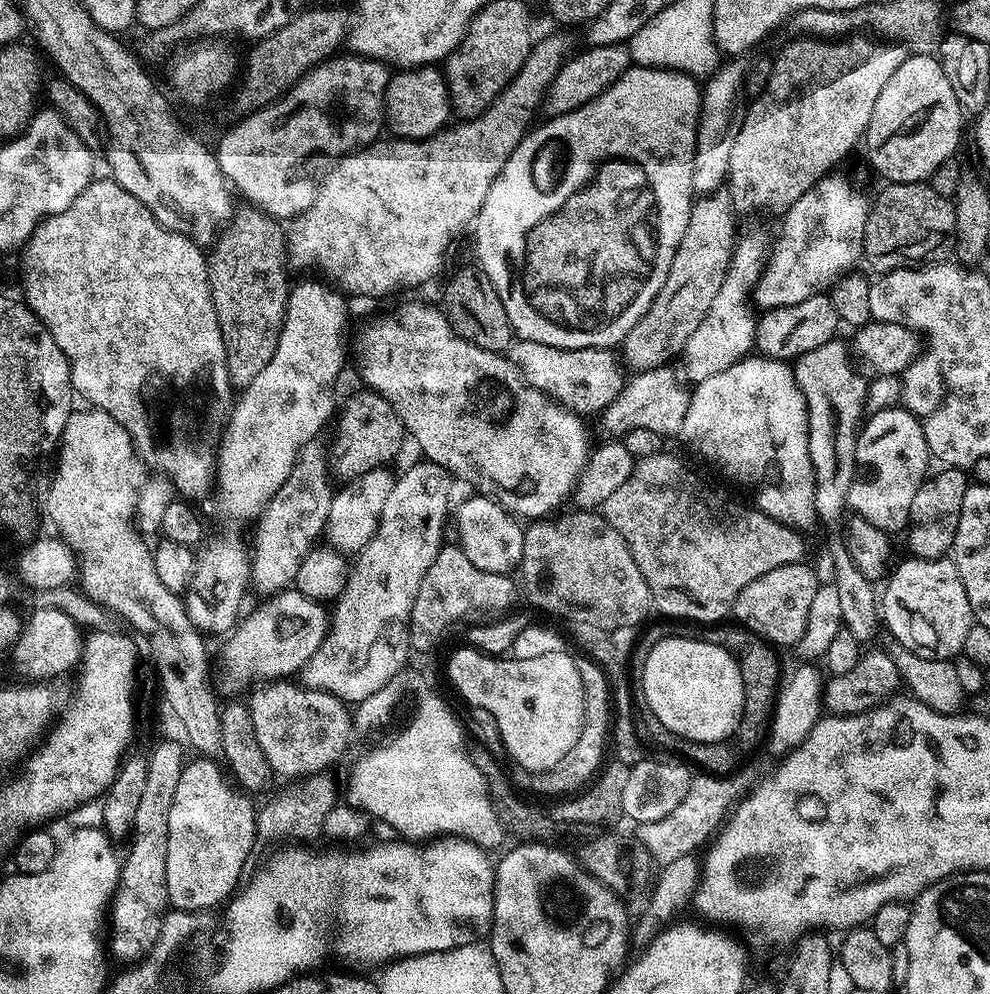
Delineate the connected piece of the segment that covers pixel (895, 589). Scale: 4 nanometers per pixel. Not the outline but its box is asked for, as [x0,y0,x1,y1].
[878,558,974,660]

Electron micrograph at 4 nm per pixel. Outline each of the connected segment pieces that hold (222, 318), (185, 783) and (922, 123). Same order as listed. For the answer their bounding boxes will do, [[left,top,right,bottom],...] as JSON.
[[207,206,290,390],[166,758,257,913],[862,52,965,184]]

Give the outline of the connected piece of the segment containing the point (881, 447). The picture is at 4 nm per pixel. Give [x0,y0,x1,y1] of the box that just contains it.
[848,406,930,534]

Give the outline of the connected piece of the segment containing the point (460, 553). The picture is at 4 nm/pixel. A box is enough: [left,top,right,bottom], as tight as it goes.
[408,546,518,652]

